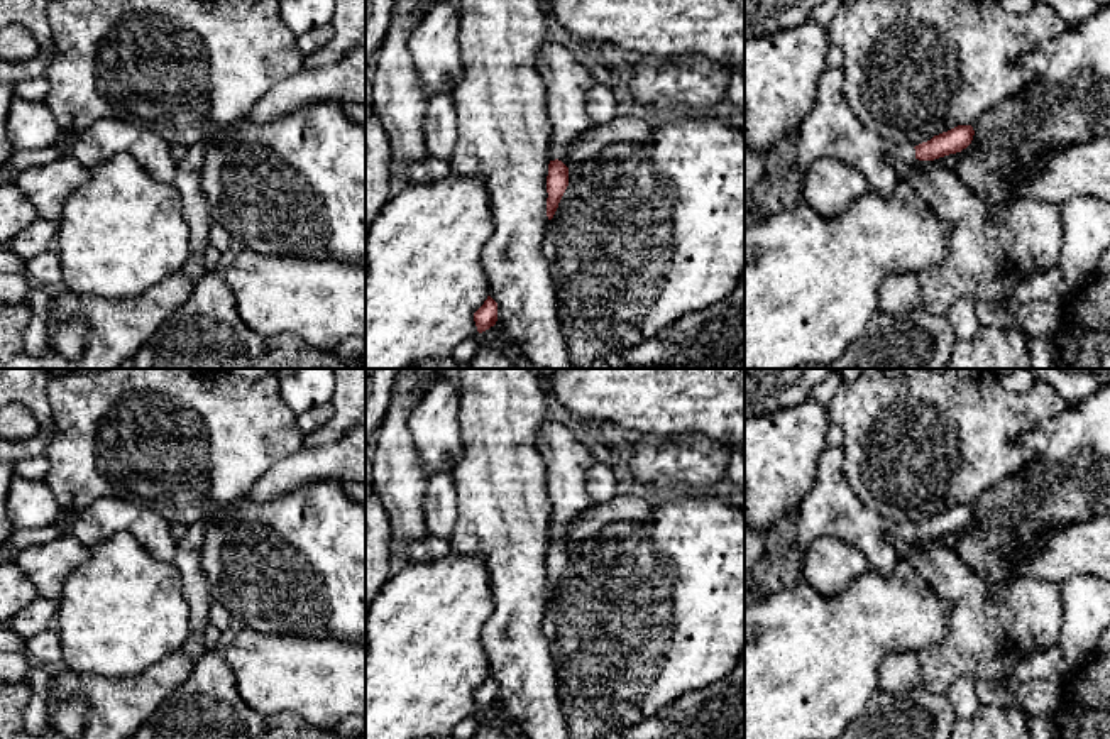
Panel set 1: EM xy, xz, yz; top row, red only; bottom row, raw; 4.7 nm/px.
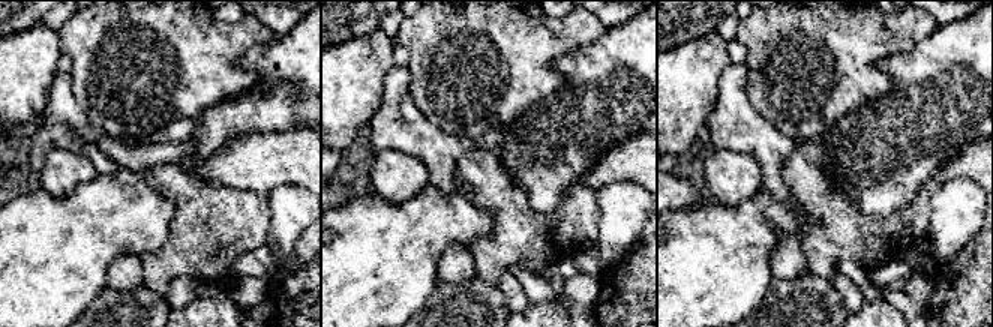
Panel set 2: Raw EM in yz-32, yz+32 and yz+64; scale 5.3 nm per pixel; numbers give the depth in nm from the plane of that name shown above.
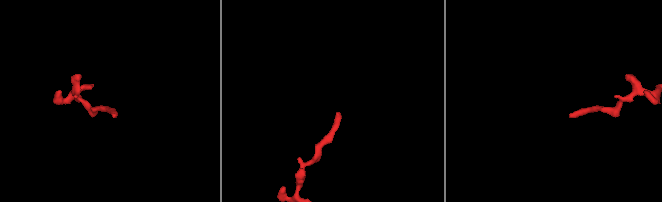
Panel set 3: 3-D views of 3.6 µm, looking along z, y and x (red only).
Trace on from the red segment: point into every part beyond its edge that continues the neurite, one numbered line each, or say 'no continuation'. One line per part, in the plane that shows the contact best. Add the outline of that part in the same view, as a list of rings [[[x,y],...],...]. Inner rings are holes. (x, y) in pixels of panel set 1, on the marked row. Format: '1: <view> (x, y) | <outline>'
1: yz (831, 129) | [[[826,68],[819,76],[814,107],[797,132],[800,176],[814,161],[832,157],[856,167],[871,193],[890,198],[900,179],[893,164],[914,162],[915,149],[870,132],[846,101],[843,83],[843,68]]]

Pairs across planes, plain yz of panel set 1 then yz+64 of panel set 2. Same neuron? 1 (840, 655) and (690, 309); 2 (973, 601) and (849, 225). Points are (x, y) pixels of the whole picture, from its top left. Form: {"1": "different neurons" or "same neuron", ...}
{"1": "same neuron", "2": "same neuron"}

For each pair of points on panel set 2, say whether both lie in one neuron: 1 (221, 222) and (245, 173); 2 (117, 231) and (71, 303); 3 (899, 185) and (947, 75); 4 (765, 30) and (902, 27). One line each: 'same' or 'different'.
1: different
2: same
3: same
4: same

